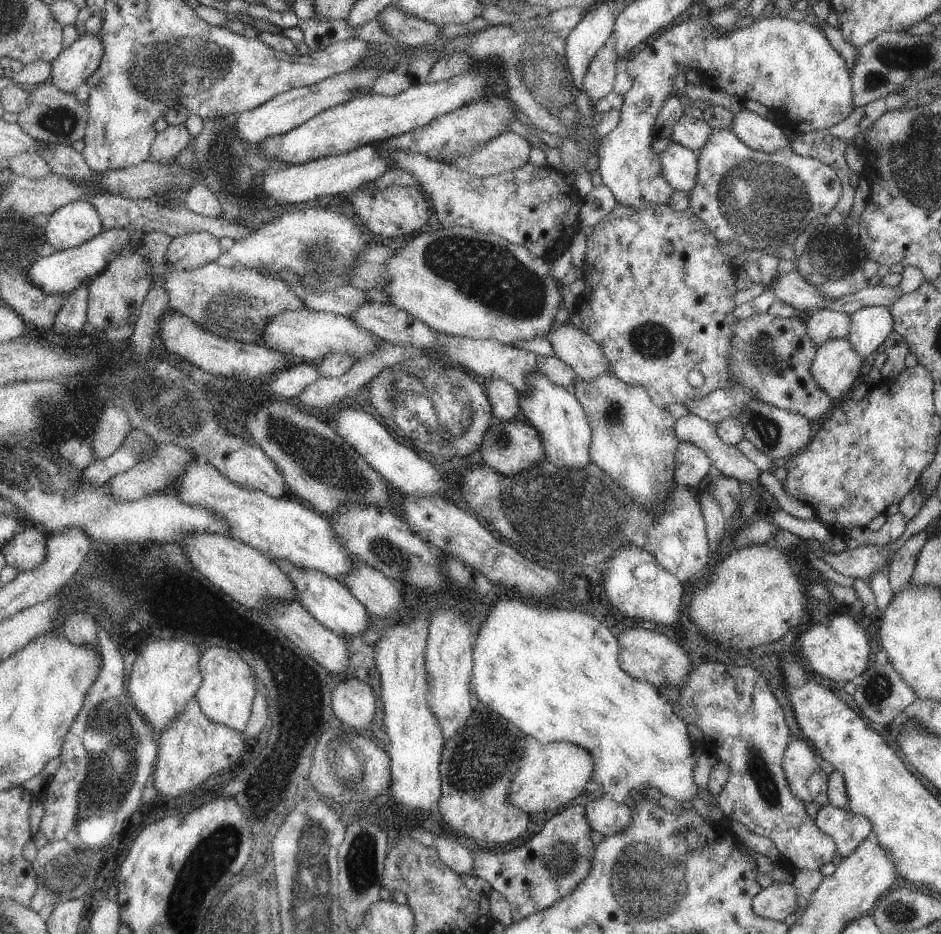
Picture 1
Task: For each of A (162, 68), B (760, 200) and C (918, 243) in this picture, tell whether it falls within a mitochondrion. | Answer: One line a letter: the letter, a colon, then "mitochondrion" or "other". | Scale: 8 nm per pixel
A: mitochondrion
B: mitochondrion
C: other

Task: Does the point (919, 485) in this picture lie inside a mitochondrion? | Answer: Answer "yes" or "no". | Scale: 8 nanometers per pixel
no

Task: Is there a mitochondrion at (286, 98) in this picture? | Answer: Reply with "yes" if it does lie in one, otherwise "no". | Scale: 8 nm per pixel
no

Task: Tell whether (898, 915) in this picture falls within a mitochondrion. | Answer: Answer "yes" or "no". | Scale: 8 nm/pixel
yes

